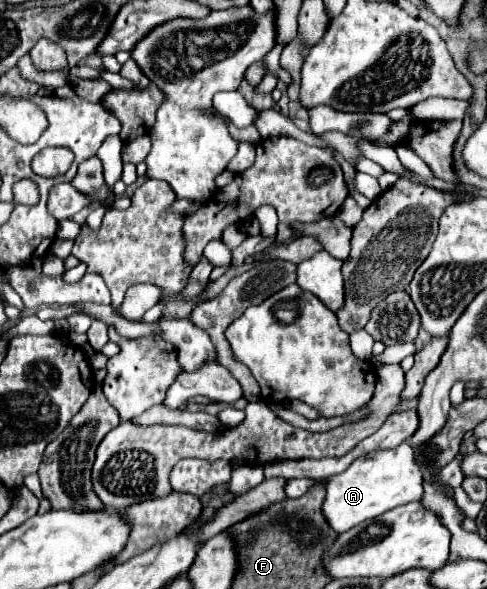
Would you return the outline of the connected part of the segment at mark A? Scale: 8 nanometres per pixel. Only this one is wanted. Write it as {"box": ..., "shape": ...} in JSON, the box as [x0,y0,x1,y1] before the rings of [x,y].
{"box":[323,442,423,532],"shape":[[[407,442],[393,450],[379,450],[357,458],[345,472],[331,476],[327,480],[327,496],[323,502],[323,514],[327,524],[337,532],[347,532],[349,528],[373,520],[383,512],[419,500],[423,494],[423,474],[415,464],[413,450]]]}

